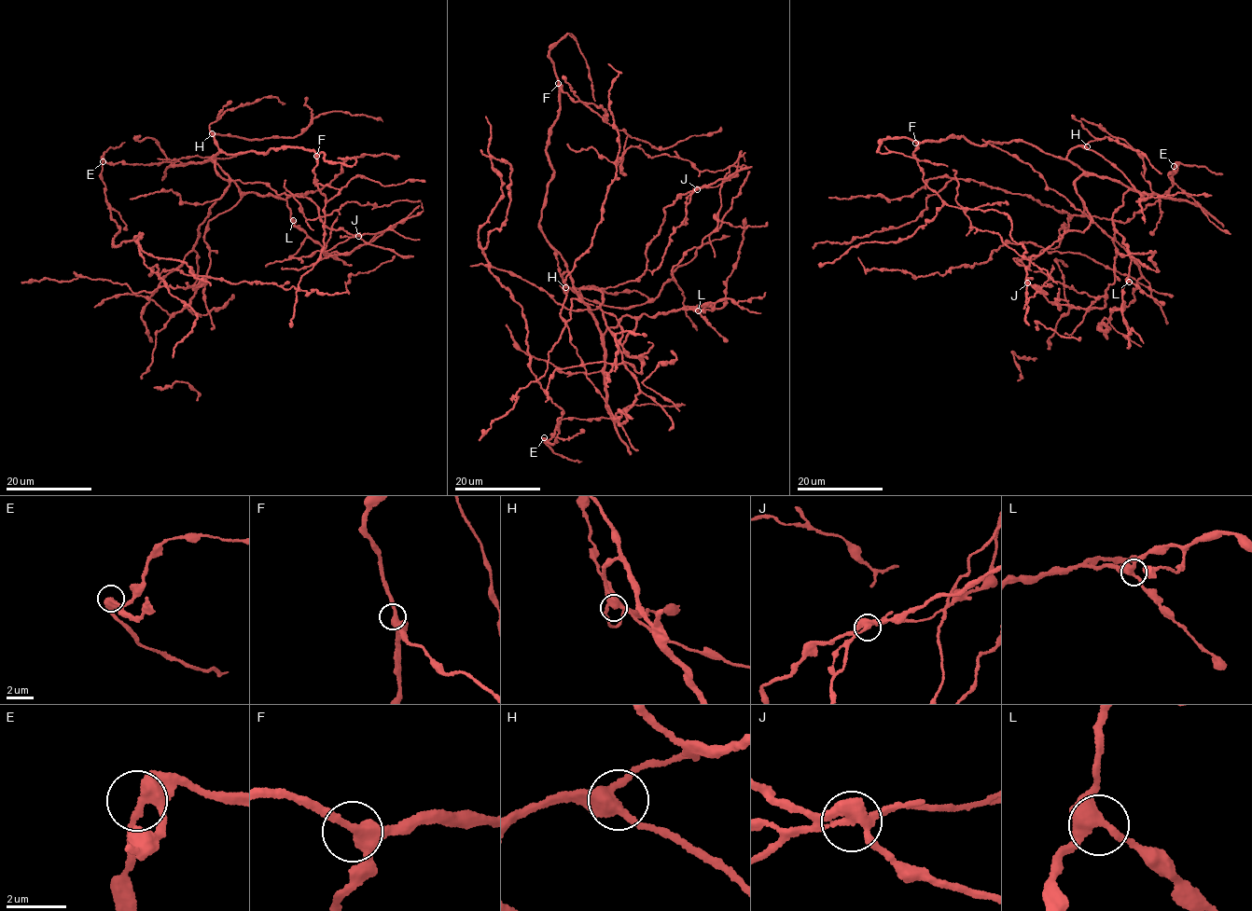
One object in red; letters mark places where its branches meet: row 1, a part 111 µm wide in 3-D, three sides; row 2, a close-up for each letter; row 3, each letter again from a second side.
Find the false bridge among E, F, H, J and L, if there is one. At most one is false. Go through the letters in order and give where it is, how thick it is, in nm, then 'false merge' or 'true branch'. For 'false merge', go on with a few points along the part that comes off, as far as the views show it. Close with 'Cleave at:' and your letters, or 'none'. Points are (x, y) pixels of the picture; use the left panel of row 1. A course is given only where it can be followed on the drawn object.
E: at (103, 161); 360 nm thick; true branch
F: at (316, 156); 400 nm thick; true branch
H: at (212, 133); 380 nm thick; true branch
J: at (358, 236); 360 nm thick; false merge; foreign part runs (358, 236), (379, 233), (421, 212), (422, 202), (377, 207), (343, 202), (308, 220), (285, 181)
L: at (293, 220); 400 nm thick; true branch
Cleave at: J

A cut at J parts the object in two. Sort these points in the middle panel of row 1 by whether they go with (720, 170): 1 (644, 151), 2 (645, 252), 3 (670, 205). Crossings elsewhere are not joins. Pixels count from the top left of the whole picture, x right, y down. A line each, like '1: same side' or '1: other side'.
1: same side
2: other side
3: other side

